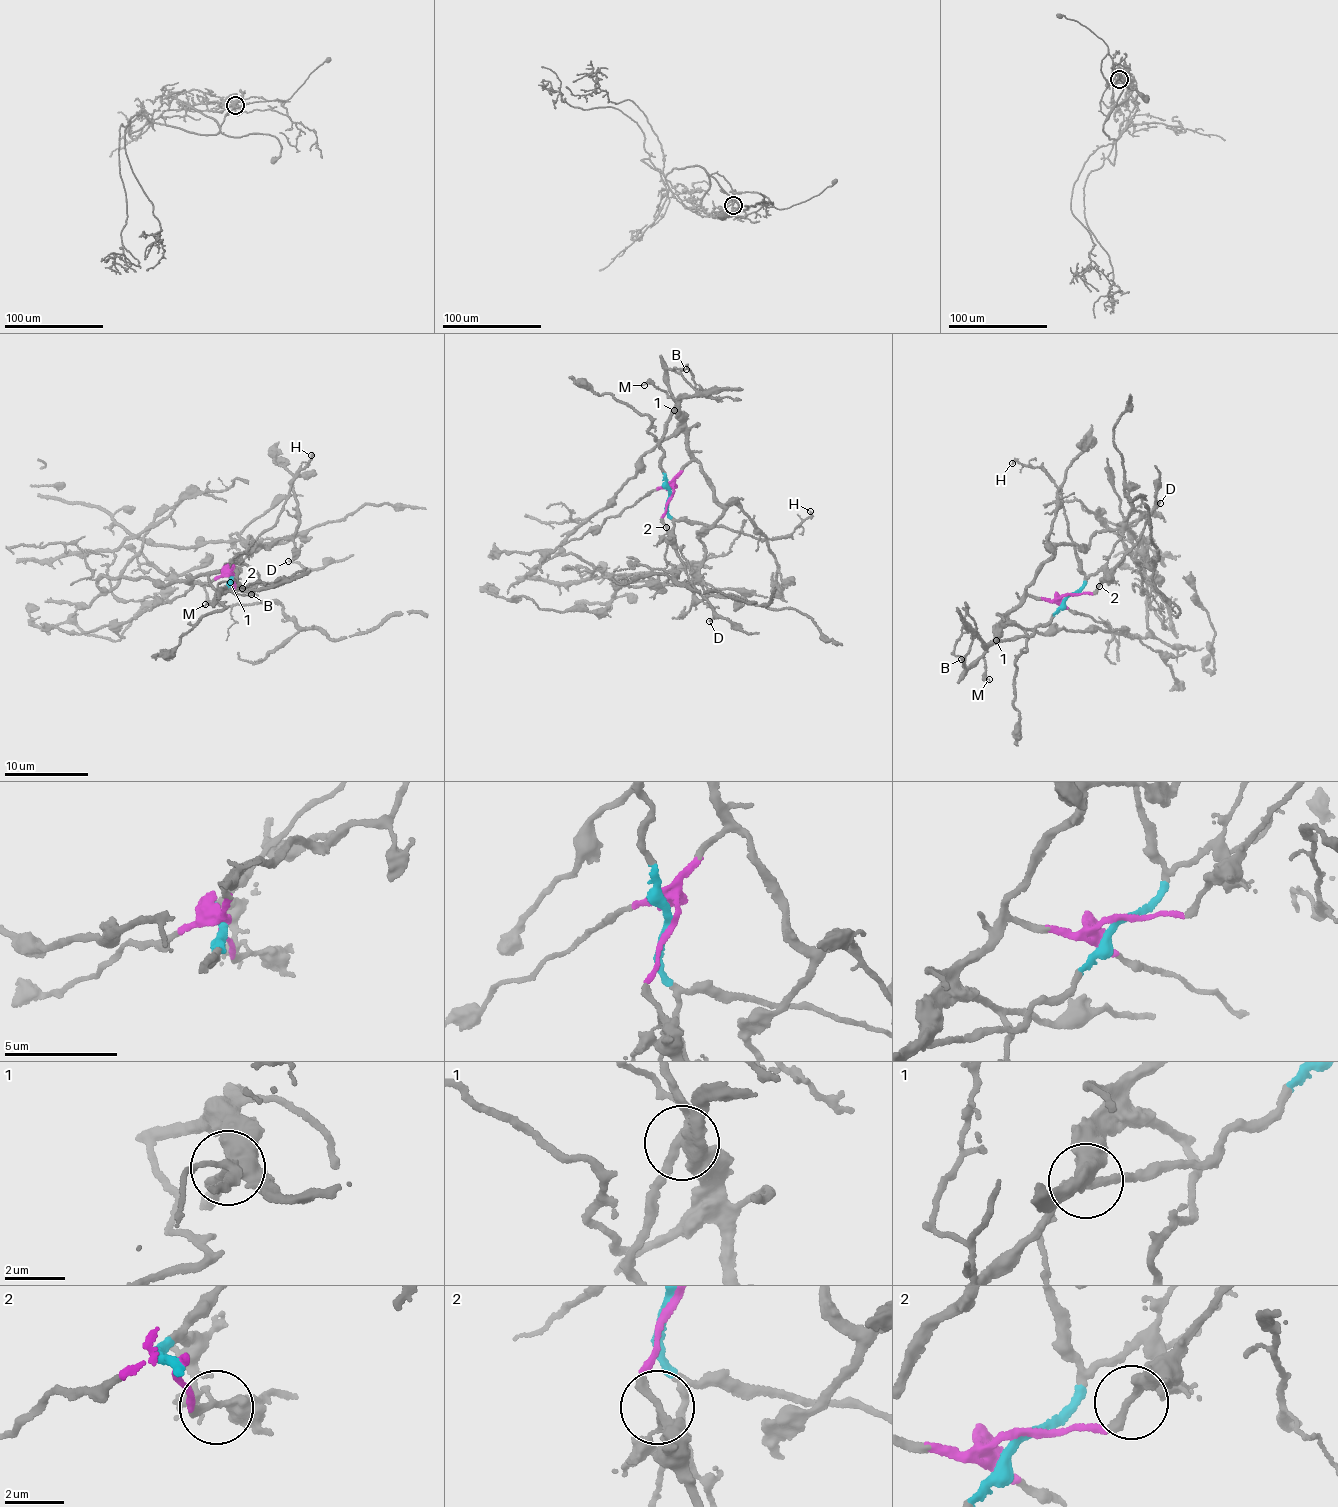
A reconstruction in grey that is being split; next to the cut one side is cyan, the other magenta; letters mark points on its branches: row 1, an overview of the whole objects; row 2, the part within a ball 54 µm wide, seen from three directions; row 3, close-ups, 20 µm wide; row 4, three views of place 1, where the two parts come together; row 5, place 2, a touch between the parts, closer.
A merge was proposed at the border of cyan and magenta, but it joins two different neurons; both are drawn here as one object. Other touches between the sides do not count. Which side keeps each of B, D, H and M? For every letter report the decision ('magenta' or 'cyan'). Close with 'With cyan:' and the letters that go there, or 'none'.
B: cyan
D: magenta
H: cyan
M: cyan
With cyan: B, H, M

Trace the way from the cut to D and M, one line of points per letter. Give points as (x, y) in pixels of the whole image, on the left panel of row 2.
D: (230, 574), (235, 586), (249, 590), (259, 583), (278, 583), (299, 575), (303, 568), (288, 560)
M: (230, 574), (229, 584), (224, 591), (229, 579), (217, 585), (215, 600), (205, 604)

